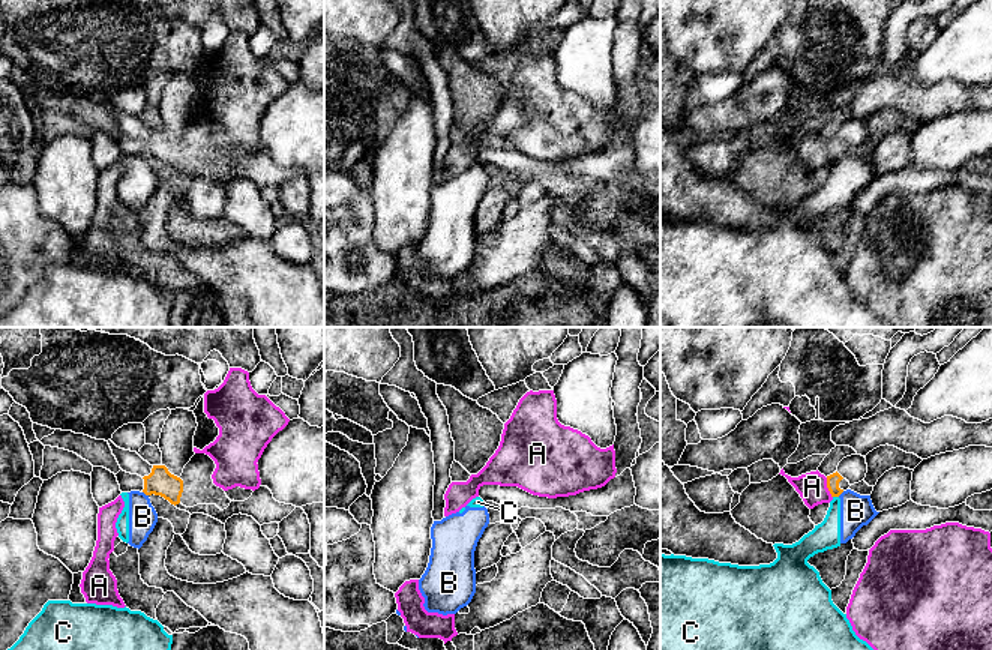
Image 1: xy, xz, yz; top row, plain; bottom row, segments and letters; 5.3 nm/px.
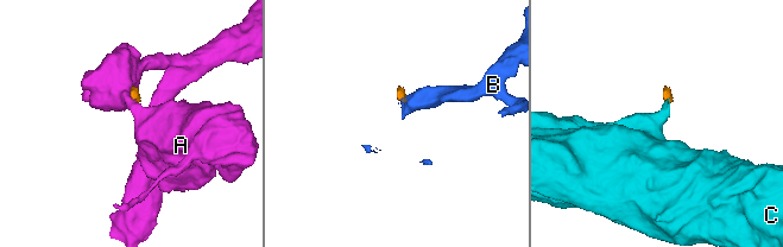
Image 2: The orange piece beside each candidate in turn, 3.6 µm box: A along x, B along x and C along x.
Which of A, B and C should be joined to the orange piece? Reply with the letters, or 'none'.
none

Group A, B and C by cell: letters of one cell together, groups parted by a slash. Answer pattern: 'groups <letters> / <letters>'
groups A / B C

